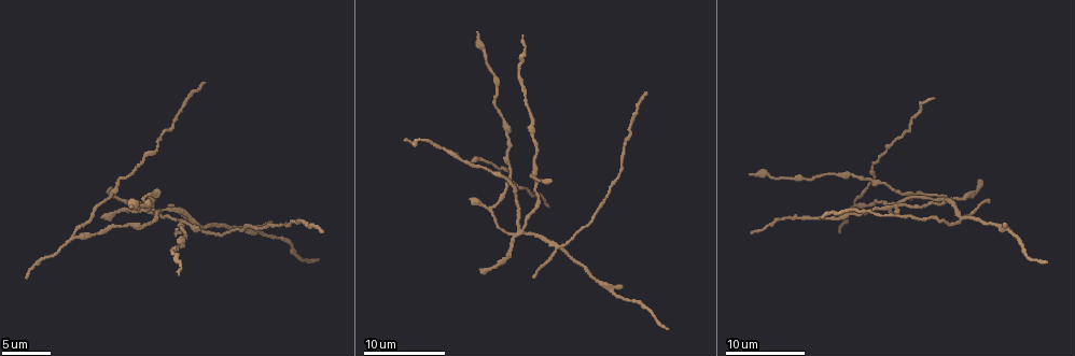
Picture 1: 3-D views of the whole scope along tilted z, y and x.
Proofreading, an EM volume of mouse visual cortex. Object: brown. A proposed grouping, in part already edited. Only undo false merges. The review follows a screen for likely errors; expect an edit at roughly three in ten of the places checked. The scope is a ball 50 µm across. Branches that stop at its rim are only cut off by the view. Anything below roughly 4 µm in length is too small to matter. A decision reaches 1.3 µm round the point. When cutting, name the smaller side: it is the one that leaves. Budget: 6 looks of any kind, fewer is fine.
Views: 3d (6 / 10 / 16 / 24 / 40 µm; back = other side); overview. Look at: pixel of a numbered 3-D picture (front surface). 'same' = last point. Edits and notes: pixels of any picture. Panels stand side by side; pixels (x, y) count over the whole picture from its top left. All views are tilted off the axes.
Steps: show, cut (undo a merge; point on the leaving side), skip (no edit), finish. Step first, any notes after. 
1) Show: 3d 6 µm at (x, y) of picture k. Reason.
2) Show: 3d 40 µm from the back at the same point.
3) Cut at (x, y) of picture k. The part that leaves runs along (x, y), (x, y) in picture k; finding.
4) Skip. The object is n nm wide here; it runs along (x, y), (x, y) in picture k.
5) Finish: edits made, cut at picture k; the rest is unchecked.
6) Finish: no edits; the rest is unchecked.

Show: 3d 16 µm at (960, 221) of picture 1. Looks like a crossing.

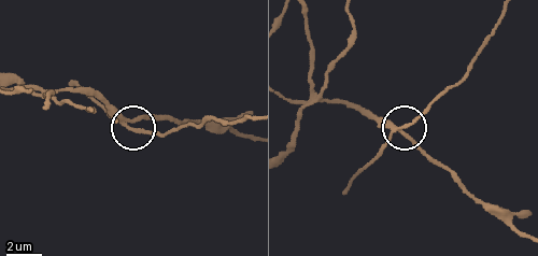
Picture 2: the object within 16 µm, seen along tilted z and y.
Show: 3d 6 µm at (404, 128) of picture 2.

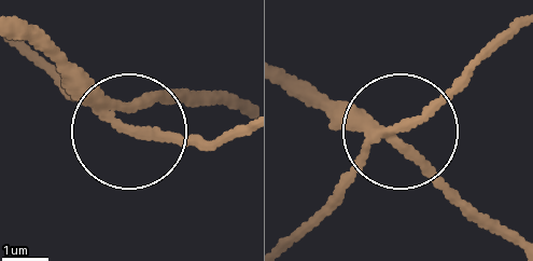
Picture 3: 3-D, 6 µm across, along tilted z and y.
Cut at (162, 139) of picture 3. The part that leaves runs along (109, 111), (177, 137), (239, 134) in picture 3; a second cell is stuck on.

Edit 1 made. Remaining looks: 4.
Show: overview. Redraw.

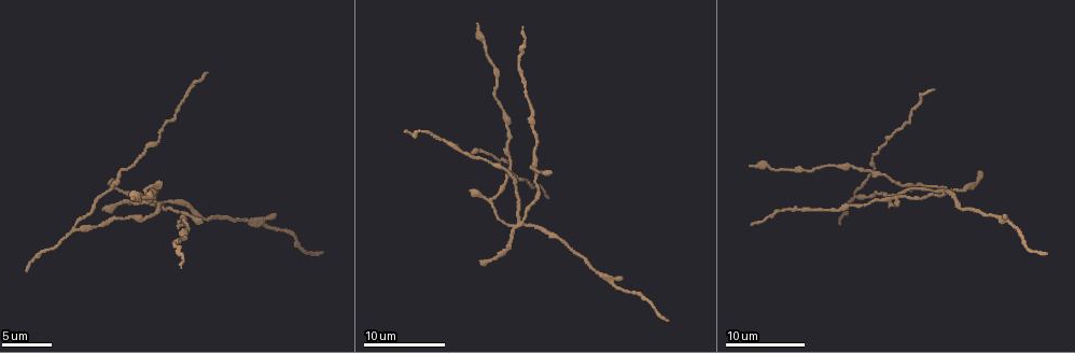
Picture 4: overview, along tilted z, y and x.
Show: 3d 16 µm at (519, 223) of picture 4. Four or more arms meet.

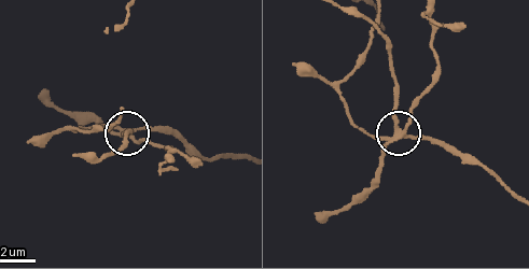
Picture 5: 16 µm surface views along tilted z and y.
Cut at (381, 157) of picture 5. 4 arms meet here; the part that leaves runs along (399, 136), (413, 102), (431, 81), (437, 64), (430, 16) in picture 5; a second cell is stuck on.

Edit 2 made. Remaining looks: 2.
Finish: edits made, cut at picture 3, cut at picture 5; the rest is unchecked.

